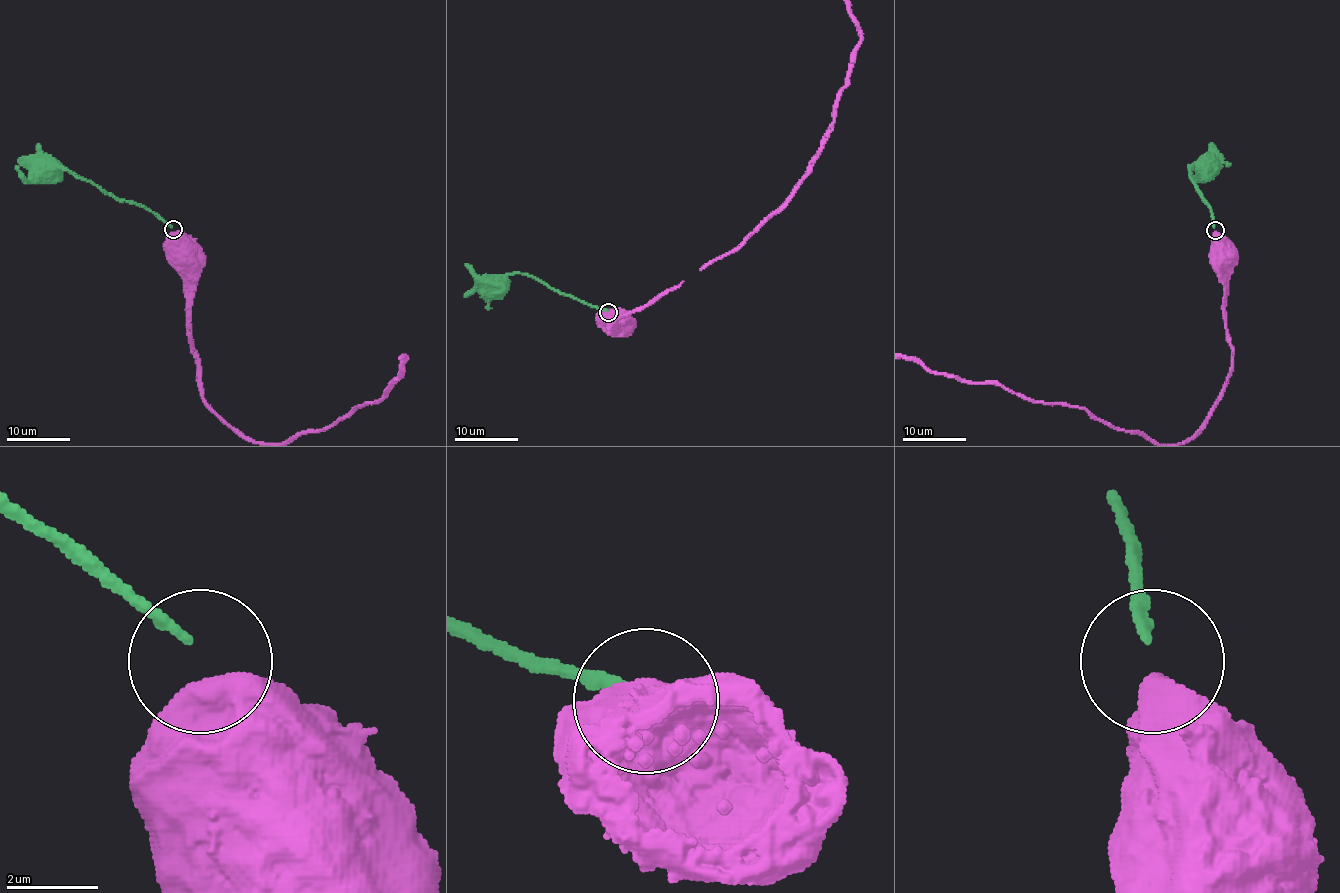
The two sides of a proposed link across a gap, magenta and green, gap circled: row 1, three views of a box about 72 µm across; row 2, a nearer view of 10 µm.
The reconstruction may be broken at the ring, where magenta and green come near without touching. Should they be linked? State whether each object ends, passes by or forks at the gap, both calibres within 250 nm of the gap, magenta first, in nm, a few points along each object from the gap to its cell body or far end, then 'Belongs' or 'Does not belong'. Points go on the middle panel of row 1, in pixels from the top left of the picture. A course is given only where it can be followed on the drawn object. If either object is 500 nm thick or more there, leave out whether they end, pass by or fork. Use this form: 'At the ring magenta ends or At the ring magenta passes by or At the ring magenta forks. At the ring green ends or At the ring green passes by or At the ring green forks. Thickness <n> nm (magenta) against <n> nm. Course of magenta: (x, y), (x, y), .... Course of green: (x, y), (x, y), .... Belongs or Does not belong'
Thickness 750 nm (magenta) against 240 nm. Course of magenta: (607, 312), (618, 328), (619, 325). Course of green: (608, 310), (559, 294), (526, 273), (493, 275), (486, 281), (488, 286), (493, 286). Does not belong

